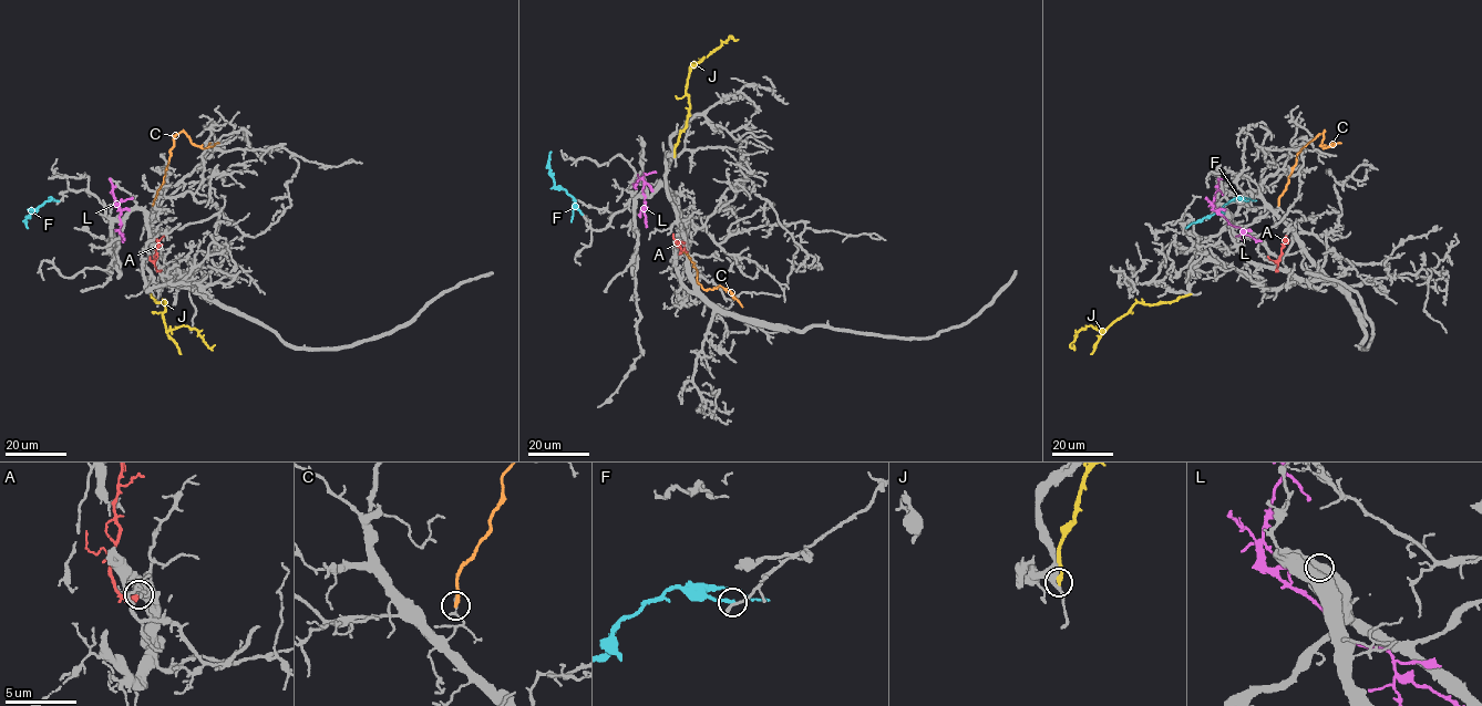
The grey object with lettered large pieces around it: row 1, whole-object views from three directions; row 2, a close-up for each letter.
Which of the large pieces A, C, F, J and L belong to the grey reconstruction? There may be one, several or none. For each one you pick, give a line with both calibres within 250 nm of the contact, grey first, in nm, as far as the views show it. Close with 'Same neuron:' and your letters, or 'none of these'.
Same neuron: none of these

